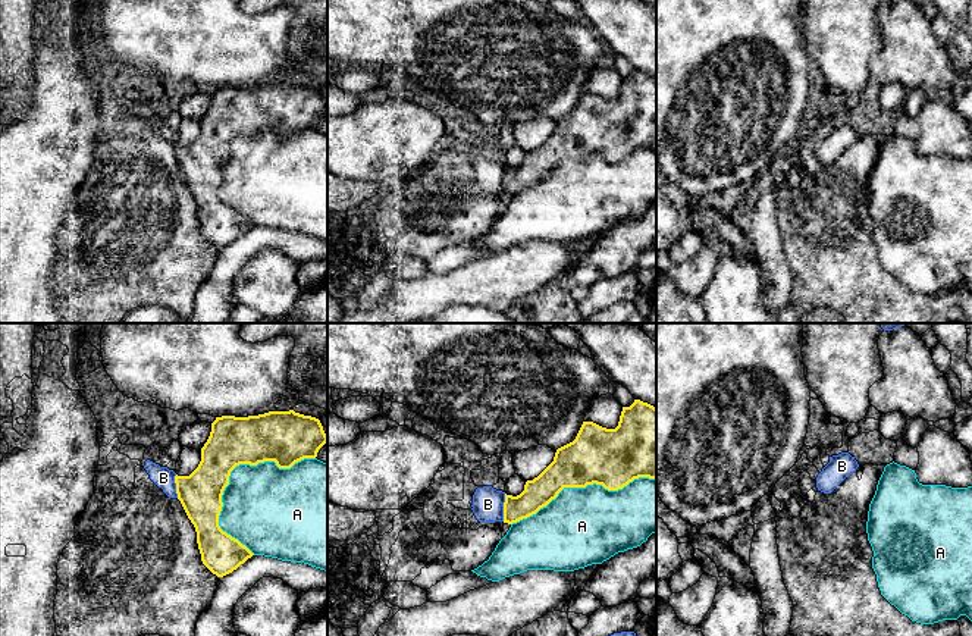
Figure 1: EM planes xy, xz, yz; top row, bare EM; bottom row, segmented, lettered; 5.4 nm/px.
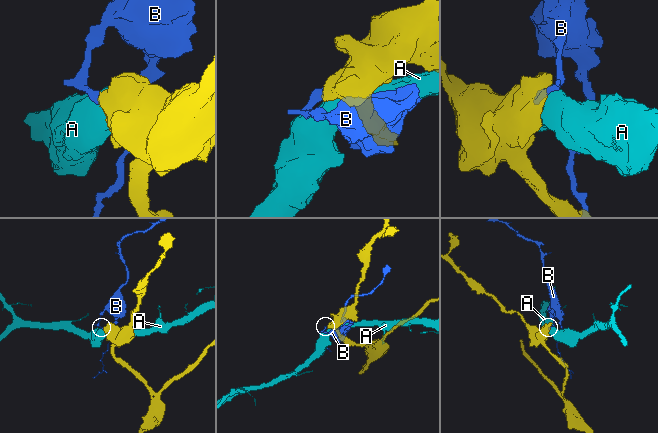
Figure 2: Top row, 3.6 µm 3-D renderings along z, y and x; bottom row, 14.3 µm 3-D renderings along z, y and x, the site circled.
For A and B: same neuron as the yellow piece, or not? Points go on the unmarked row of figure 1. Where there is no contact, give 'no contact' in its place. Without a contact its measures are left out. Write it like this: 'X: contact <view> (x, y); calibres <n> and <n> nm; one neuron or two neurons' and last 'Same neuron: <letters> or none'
A: contact xy (244, 134); calibres 280 and 440 nm; two neurons
B: contact xz (504, 178); calibres 160 and 180 nm; two neurons
Same neuron: none

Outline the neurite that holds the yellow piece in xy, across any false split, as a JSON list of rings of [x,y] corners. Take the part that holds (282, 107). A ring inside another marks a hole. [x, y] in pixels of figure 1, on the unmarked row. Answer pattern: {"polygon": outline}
{"polygon": [[[294,81],[269,82],[248,88],[216,88],[211,94],[210,107],[201,119],[198,138],[189,147],[175,147],[178,170],[197,203],[201,232],[213,245],[223,248],[254,226],[219,197],[223,178],[222,166],[229,156],[231,142],[239,135],[257,137],[264,132],[275,132],[279,140],[291,140],[304,129],[316,129],[326,113],[327,106],[320,91]]]}

